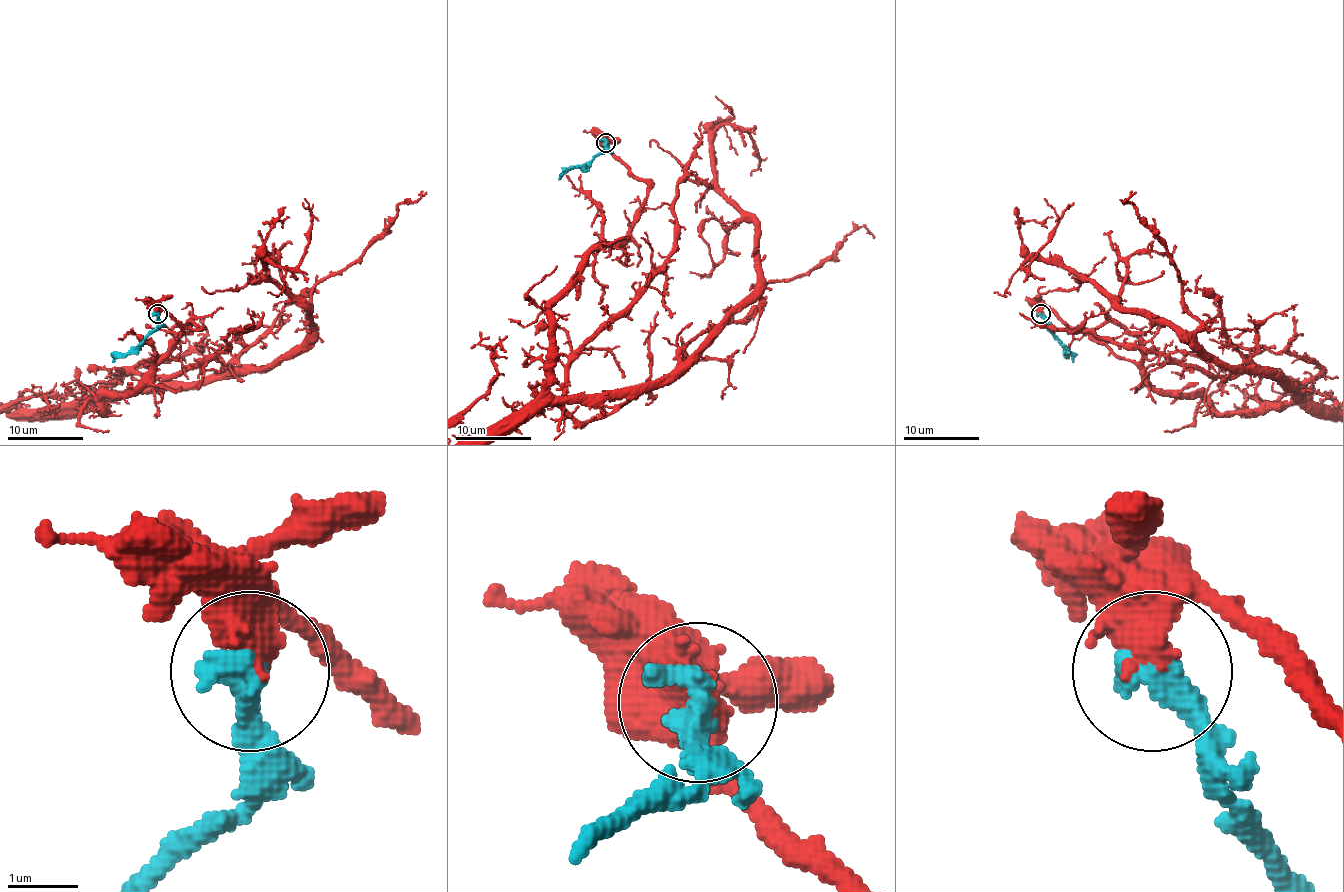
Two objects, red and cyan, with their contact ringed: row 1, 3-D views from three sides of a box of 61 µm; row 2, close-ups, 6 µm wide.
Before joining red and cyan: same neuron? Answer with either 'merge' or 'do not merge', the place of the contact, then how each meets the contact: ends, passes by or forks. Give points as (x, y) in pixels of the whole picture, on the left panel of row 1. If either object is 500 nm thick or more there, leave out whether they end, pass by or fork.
merge | (158, 314)

